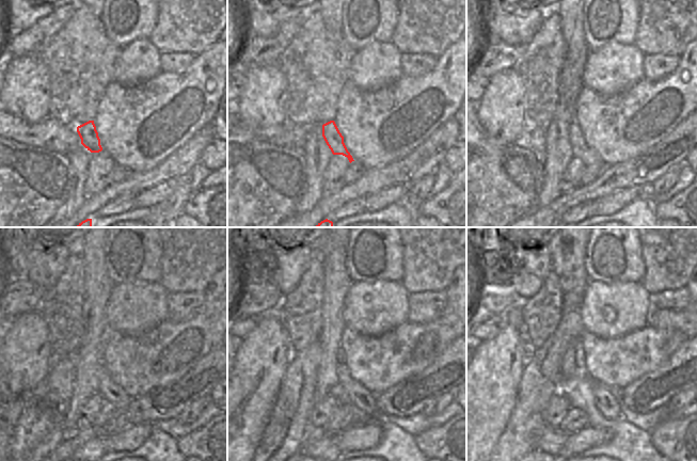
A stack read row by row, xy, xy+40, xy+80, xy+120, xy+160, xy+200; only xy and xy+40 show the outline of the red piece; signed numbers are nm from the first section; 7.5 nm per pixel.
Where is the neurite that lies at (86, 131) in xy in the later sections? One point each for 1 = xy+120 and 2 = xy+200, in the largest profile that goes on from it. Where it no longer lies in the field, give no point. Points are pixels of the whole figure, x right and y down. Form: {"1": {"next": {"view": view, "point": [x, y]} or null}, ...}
{"1": {"next": {"view": "xy+120", "point": [108, 390]}}, "2": {"next": {"view": "xy+200", "point": [610, 407]}}}

